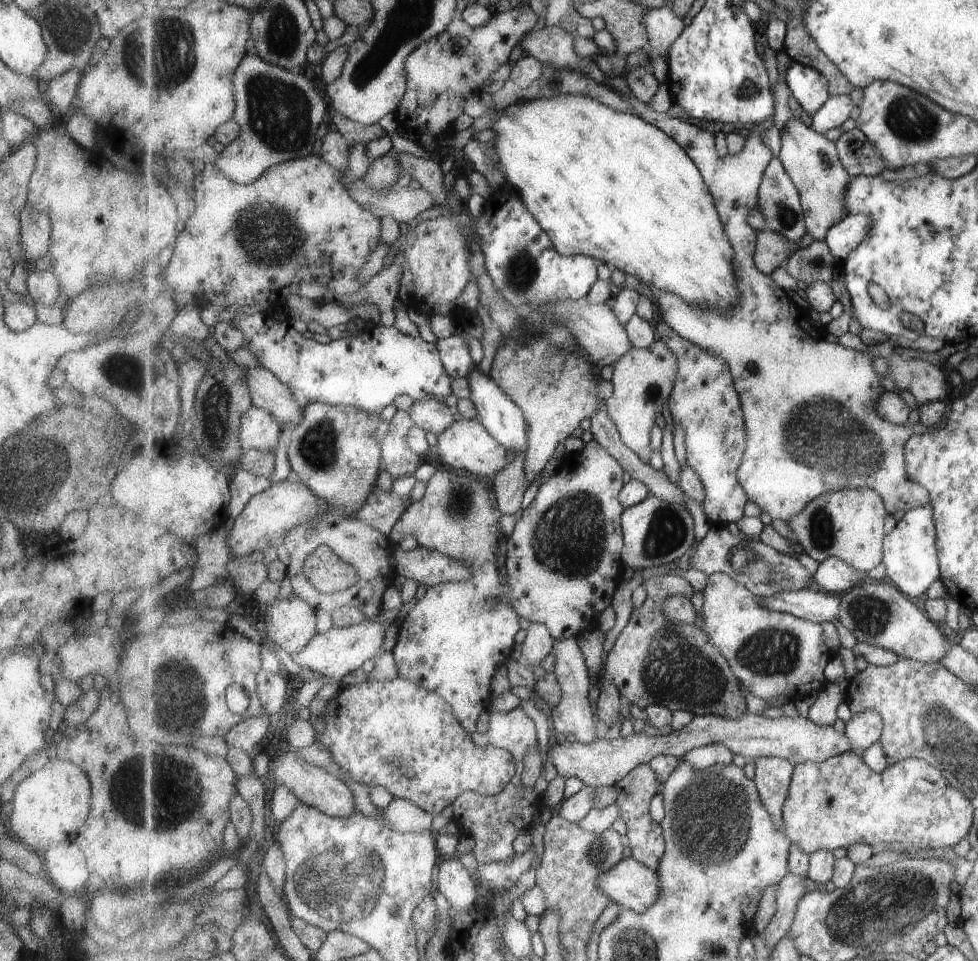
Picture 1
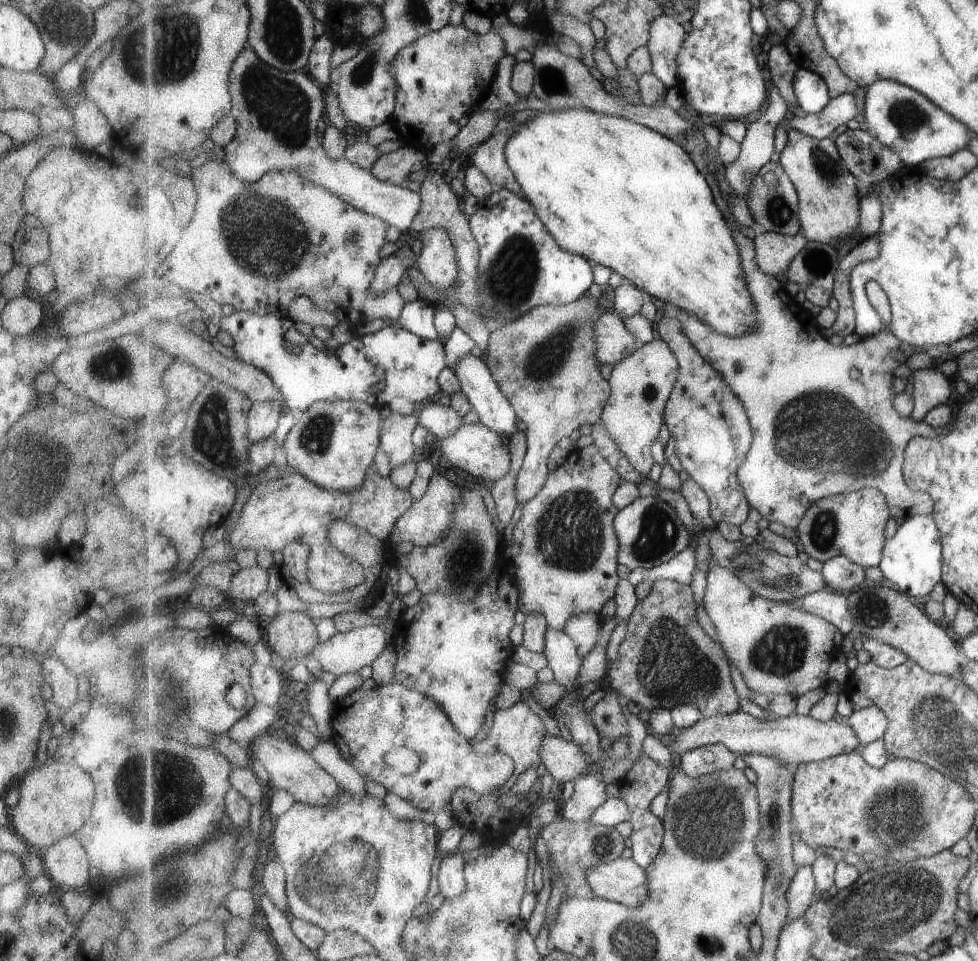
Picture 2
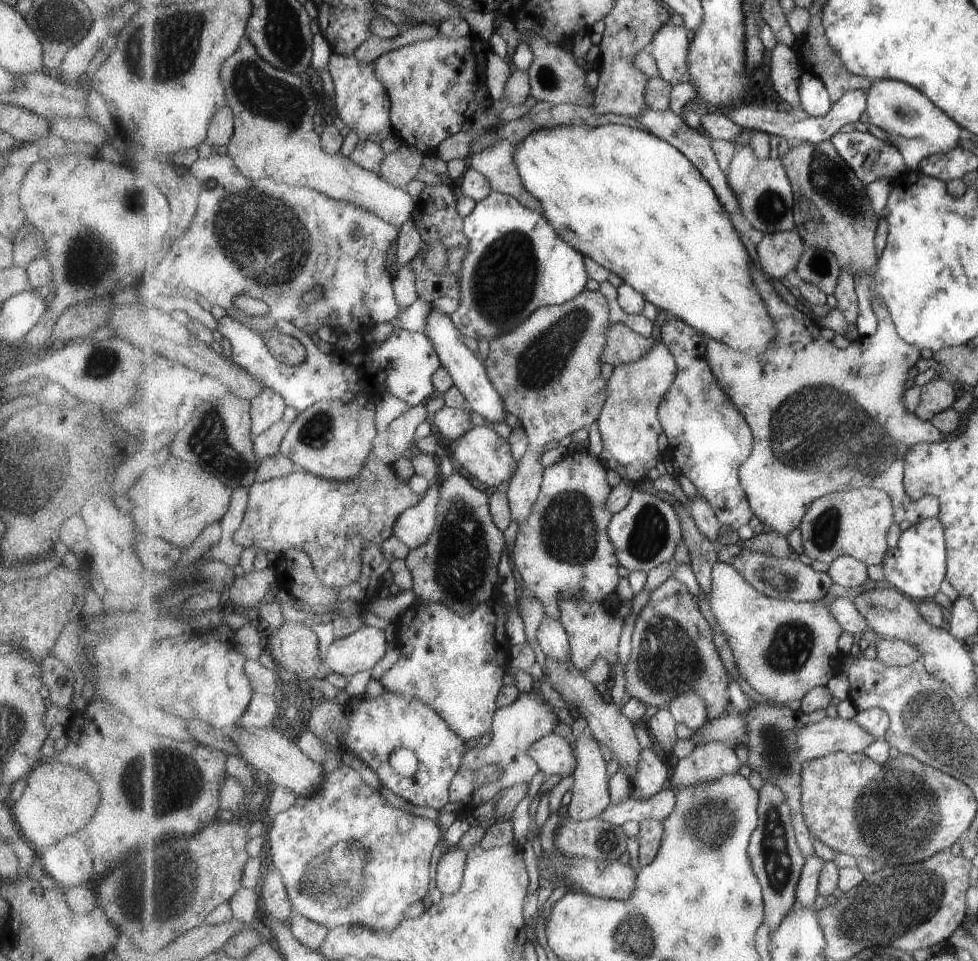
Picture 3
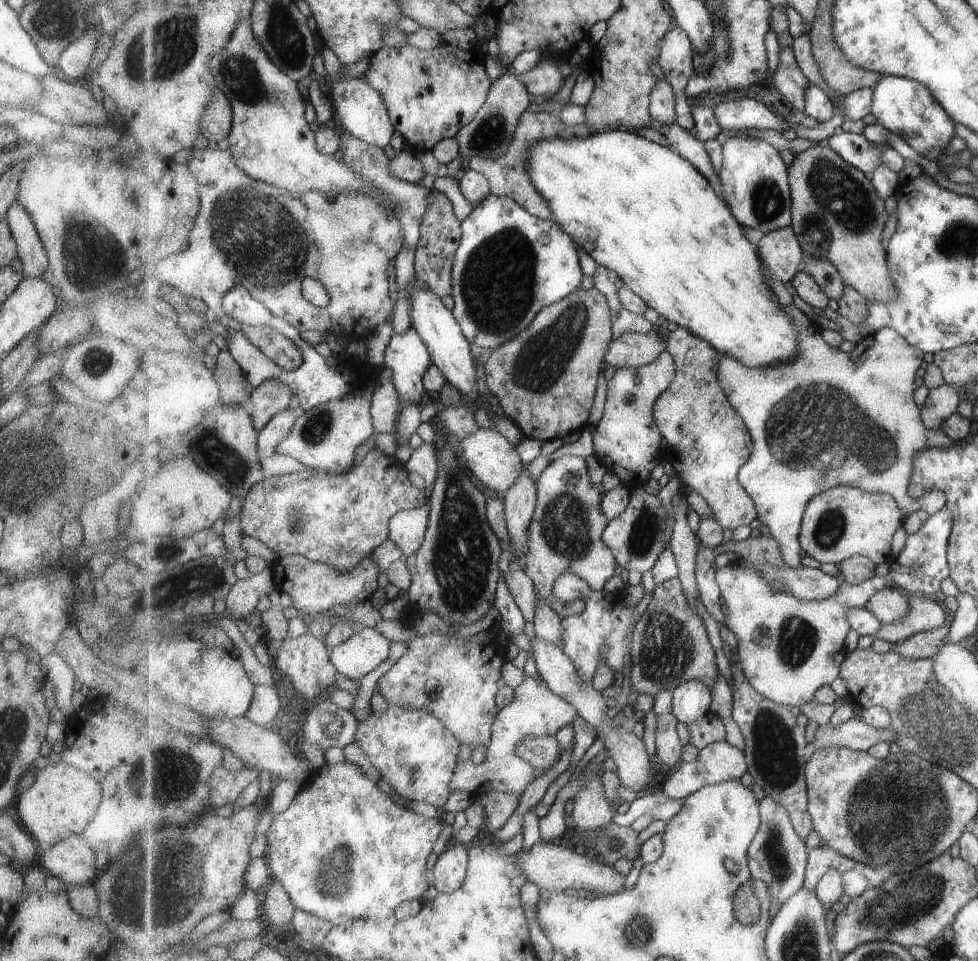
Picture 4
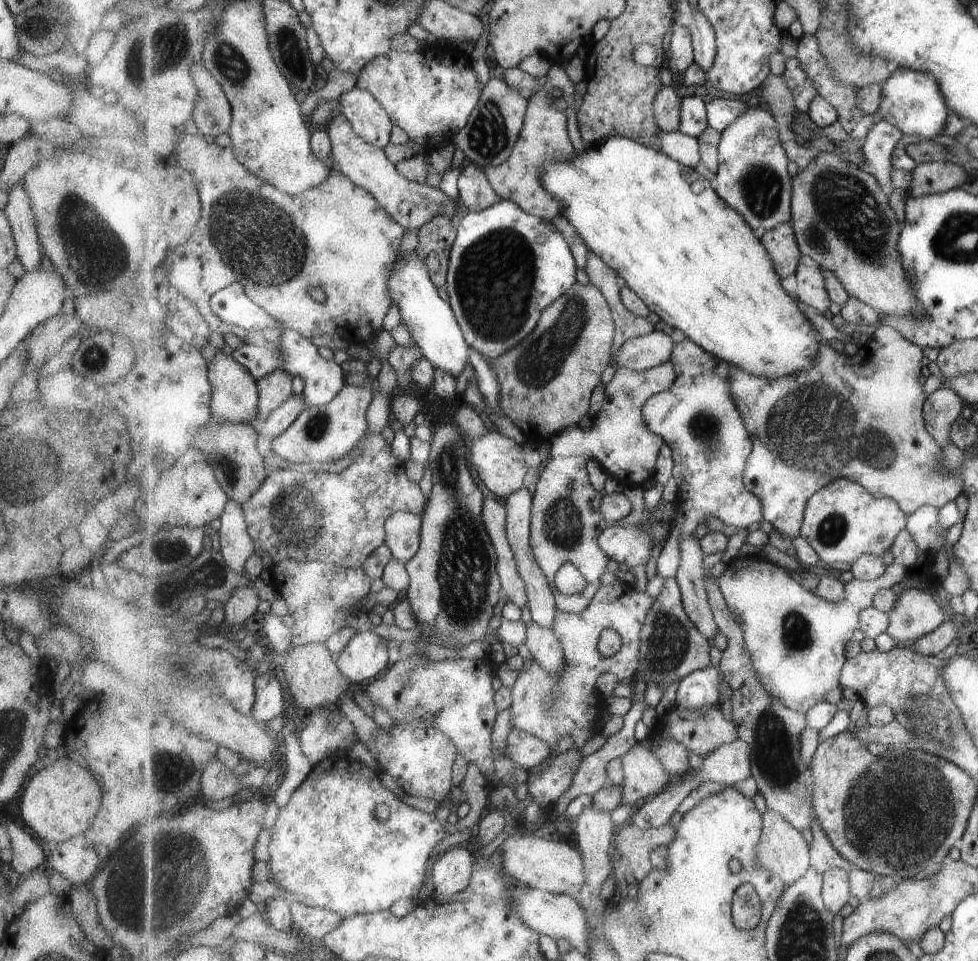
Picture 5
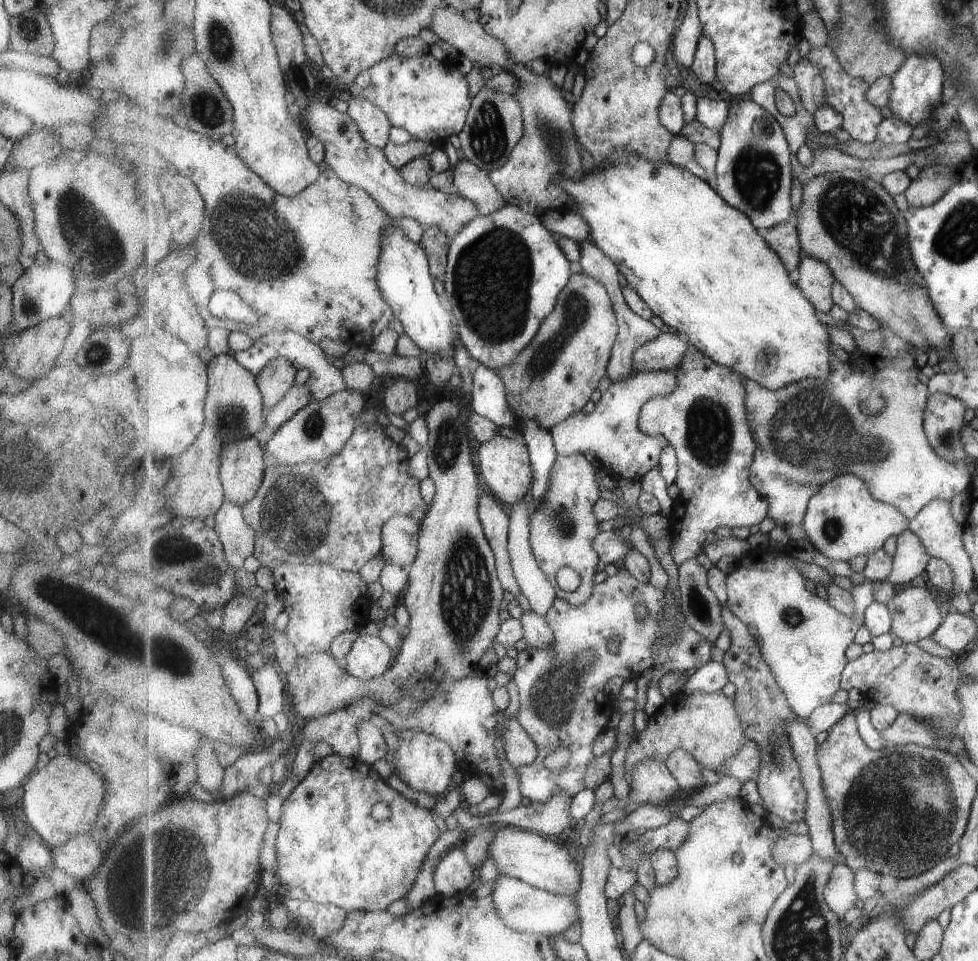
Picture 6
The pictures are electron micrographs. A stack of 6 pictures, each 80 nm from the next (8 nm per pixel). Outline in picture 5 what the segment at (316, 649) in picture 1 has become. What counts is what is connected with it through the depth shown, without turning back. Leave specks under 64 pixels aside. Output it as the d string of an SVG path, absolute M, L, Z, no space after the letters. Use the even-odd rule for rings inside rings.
M367 630L358 633L336 659L339 670L356 687L377 679L389 666L389 640Z

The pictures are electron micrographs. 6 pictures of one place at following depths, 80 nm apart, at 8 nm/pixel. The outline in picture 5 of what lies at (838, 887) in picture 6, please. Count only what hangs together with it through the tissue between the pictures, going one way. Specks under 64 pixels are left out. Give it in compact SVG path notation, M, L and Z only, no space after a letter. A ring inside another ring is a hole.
M835 868L825 872L823 876L822 894L825 906L833 915L838 915L852 896L850 893L849 871Z

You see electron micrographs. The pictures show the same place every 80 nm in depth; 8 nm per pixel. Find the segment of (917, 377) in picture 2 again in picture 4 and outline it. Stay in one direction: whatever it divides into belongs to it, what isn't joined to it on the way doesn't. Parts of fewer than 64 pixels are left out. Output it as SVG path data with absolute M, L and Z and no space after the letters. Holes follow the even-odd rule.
M944 383L929 392L929 398L927 398L925 406L920 408L921 418L928 428L941 430L943 422L957 412L959 404L961 404L959 387Z

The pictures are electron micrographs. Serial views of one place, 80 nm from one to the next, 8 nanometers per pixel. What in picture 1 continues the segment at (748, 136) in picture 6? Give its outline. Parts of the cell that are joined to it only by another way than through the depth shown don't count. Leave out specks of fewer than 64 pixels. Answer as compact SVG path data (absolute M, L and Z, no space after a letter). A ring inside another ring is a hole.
M779 157L774 158L764 172L764 181L758 192L758 206L766 218L765 229L777 231L798 243L808 233L801 195Z

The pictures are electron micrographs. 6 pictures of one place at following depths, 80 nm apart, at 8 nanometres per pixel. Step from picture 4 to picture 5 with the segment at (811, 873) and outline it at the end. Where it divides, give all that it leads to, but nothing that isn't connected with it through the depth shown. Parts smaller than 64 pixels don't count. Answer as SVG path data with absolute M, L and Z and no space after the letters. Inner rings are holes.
M813 820L812 831L813 840L811 846L811 868L817 874L824 874L825 872L841 868L842 870L850 871L852 865L847 859L842 857L839 852L831 844L827 832L823 830L823 826L819 824L819 820Z

